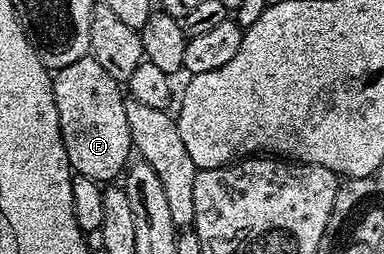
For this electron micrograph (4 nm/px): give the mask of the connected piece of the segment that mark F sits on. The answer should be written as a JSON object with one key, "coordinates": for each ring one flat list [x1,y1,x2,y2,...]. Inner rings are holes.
{"coordinates":[[89,54,78,58,78,62,70,62,70,66,55,69,52,93,54,106,58,106,66,158,73,173,101,182,115,181,112,179,116,175,117,179,129,167,134,156,130,125,126,122,126,96,121,85]]}

